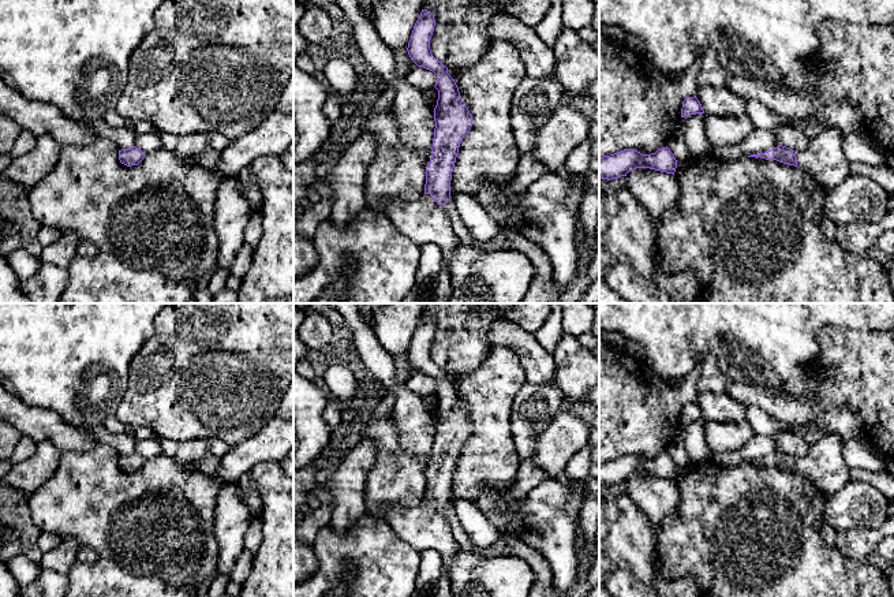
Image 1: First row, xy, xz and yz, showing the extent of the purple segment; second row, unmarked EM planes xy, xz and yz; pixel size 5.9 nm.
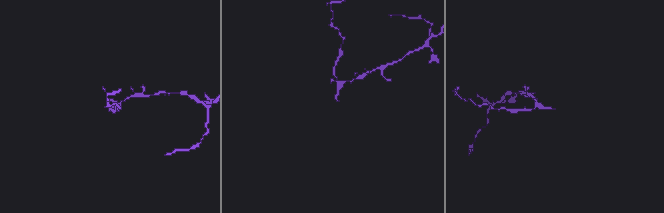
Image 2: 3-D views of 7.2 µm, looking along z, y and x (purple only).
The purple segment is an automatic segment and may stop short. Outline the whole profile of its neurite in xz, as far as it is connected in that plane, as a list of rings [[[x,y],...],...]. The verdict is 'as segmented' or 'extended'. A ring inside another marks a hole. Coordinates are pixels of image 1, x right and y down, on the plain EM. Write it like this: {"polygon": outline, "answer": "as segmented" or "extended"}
{"polygon": [[[422,316],[407,354],[418,373],[437,381],[435,434],[424,500],[414,507],[389,505],[385,520],[401,541],[418,552],[434,549],[441,555],[442,570],[450,578],[452,597],[528,597],[535,574],[523,559],[513,555],[487,557],[463,549],[442,515],[452,504],[452,478],[460,449],[472,433],[472,421],[460,407],[459,393],[448,373],[431,359],[434,332],[434,321]]], "answer": "extended"}

